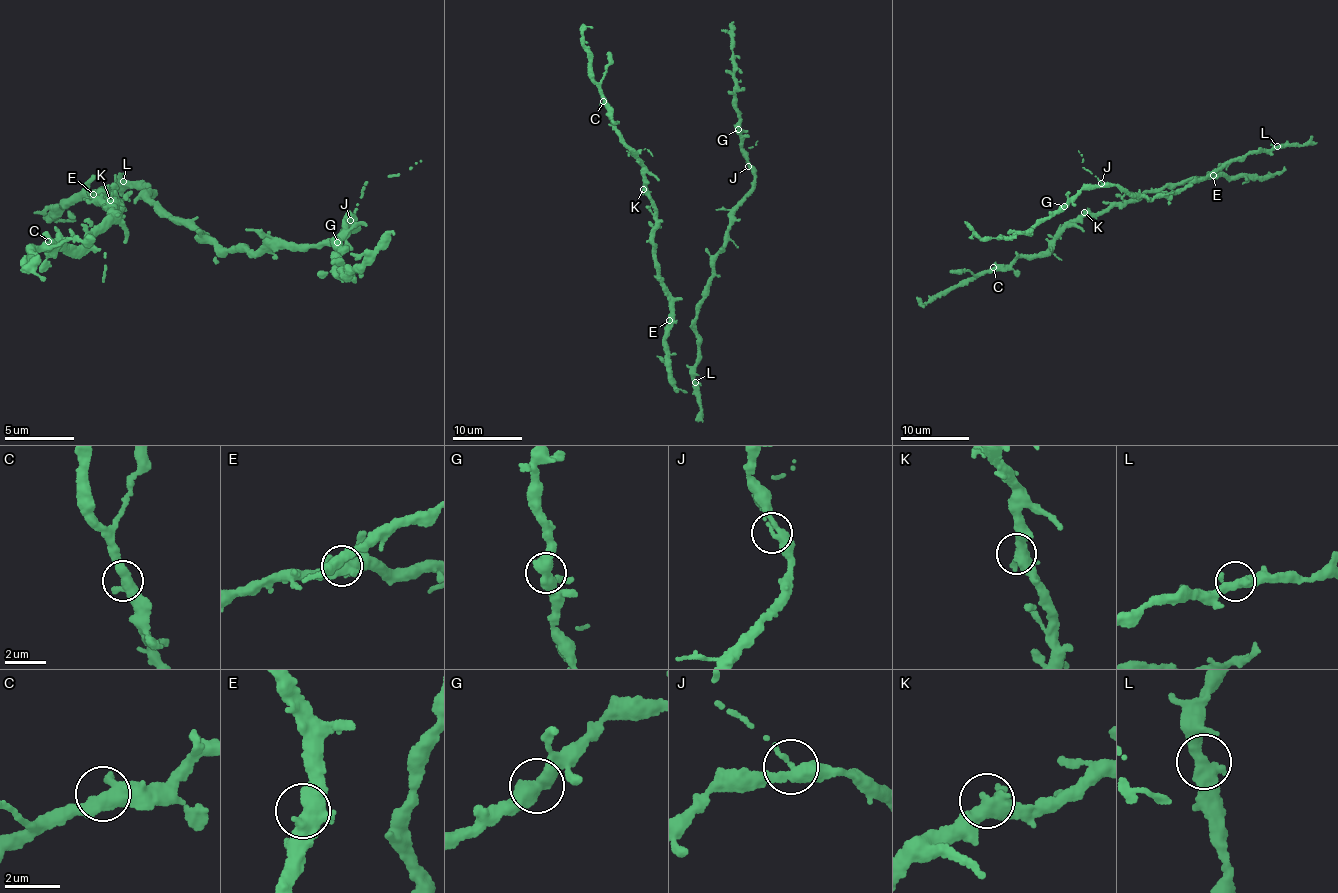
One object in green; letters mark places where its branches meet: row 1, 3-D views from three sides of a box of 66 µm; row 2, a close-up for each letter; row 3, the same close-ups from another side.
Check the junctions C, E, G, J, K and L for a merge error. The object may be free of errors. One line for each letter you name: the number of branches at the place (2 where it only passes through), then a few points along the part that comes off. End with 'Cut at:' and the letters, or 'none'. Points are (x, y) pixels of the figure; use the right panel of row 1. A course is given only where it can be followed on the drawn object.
Cut at: none

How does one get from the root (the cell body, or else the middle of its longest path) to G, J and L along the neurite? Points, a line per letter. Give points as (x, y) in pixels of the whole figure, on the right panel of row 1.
G: (1226, 169), (1222, 165), (1169, 196), (1156, 195), (1151, 199), (1128, 194), (1116, 185), (1087, 185), (1064, 207)
J: (1226, 169), (1222, 165), (1169, 196), (1156, 195), (1151, 199), (1101, 183)
L: (1226, 169), (1239, 157), (1271, 151), (1277, 146)

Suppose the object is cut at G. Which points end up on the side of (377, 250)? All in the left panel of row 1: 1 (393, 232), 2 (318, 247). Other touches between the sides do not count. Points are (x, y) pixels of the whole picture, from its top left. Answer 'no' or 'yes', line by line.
1: yes
2: no

